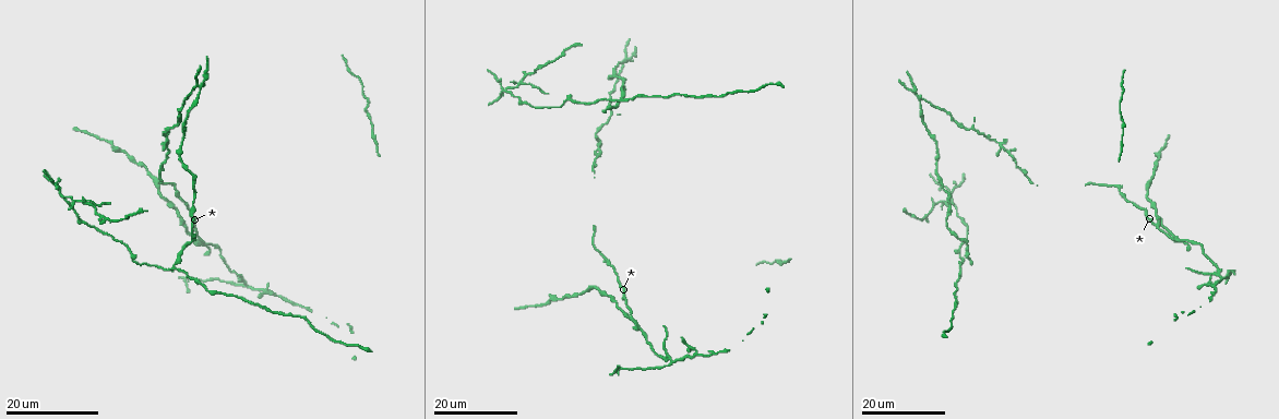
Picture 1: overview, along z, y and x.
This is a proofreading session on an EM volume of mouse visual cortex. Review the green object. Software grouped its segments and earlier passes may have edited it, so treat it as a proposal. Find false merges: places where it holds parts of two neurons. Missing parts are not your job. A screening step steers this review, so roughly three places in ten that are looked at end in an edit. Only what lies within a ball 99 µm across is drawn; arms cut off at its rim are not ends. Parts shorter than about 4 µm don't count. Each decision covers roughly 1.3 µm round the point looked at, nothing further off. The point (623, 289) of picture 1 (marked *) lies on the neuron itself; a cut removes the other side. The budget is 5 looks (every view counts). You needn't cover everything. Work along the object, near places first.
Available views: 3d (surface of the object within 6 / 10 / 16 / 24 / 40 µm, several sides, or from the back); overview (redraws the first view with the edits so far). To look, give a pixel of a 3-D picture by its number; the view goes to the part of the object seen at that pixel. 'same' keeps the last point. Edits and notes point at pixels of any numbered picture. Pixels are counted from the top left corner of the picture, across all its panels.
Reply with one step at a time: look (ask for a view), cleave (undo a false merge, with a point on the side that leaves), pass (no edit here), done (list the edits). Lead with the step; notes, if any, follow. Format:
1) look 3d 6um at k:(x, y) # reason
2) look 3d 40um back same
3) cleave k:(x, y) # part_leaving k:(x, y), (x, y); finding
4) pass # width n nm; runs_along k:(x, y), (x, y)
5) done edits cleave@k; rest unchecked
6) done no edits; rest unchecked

look 3d 24um at 1:(1123, 120) # calibre changes

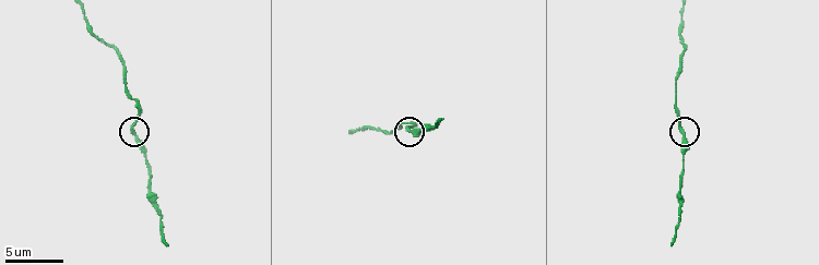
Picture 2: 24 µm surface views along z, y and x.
look 3d 10um at 2:(410, 129)

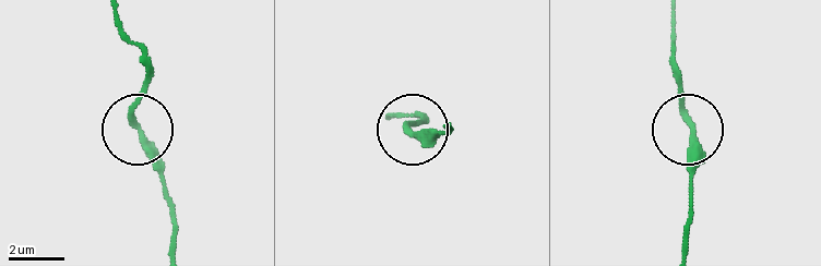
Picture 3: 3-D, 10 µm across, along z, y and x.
look 3d 6um at 3:(134, 123)

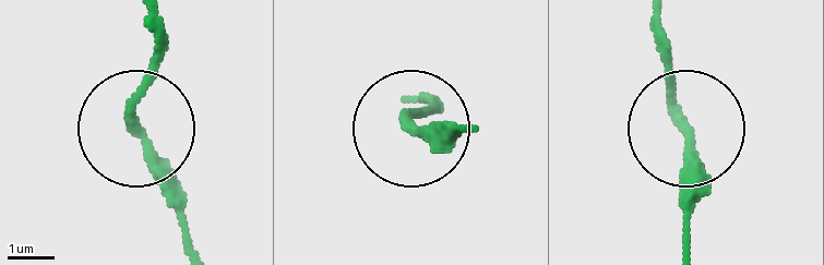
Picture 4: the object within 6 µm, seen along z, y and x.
pass # all the same neuron

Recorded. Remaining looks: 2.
look 3d 16um at 1:(1215, 272)

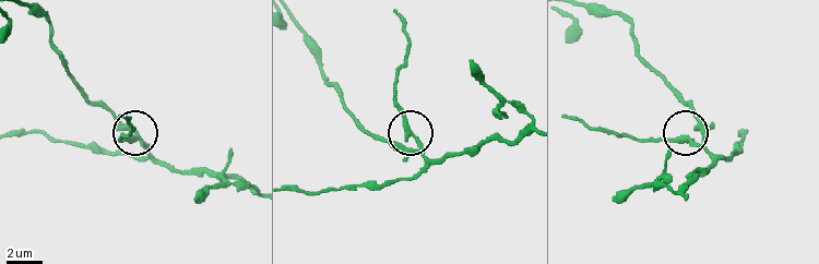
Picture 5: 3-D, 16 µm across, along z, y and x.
look 3d 10um at 5:(413, 132)

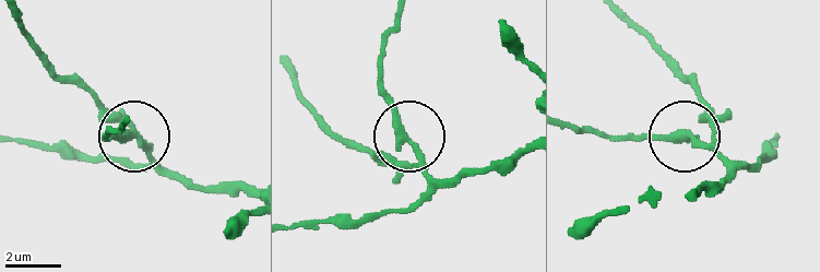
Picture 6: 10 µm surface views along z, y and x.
cleave 6:(403, 126) # part_leaving 6:(418, 157), (383, 82), (383, 39), (395, 19); two neurons meet here

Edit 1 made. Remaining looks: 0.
done edits cleave@6; rest unchecked

